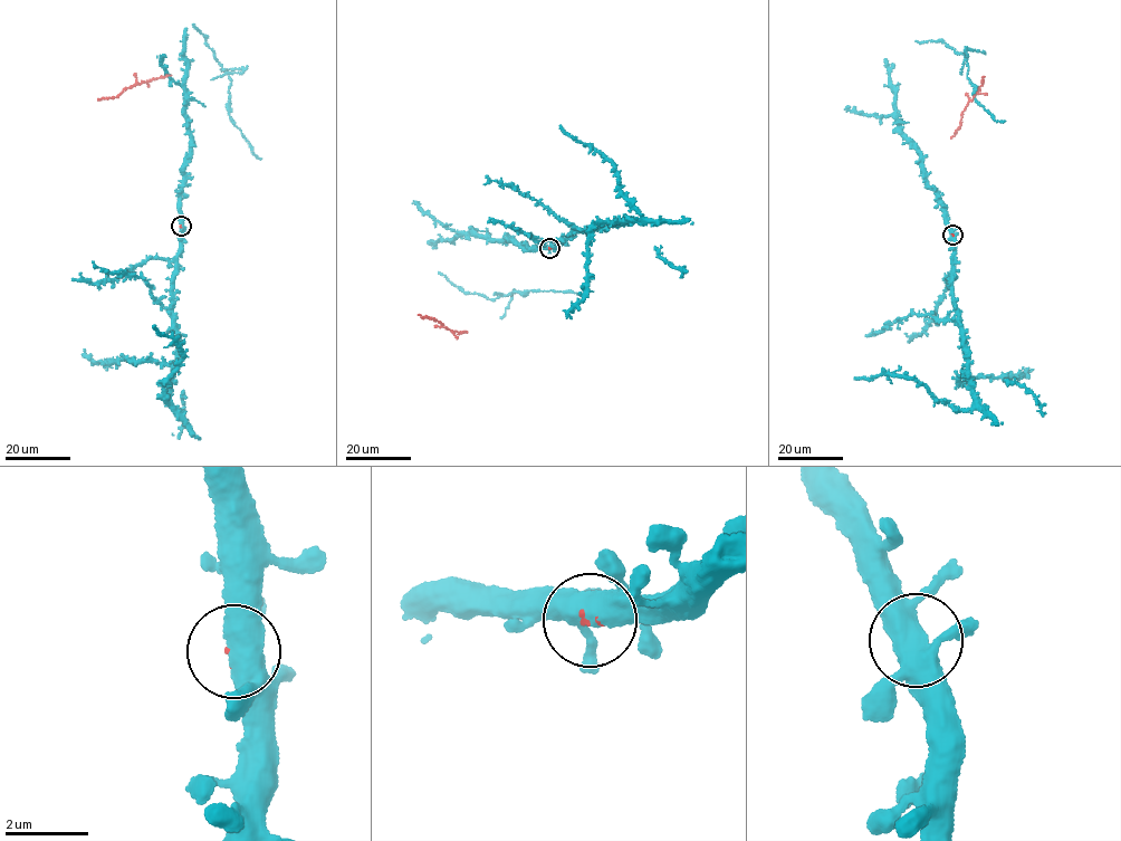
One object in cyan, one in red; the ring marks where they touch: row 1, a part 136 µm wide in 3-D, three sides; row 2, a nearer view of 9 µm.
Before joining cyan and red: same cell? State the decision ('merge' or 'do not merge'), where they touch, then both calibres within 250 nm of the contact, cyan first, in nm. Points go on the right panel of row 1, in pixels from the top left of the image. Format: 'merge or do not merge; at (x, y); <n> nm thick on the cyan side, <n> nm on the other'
do not merge; at (952, 235); 460 nm thick on the cyan side, 70 nm on the other

